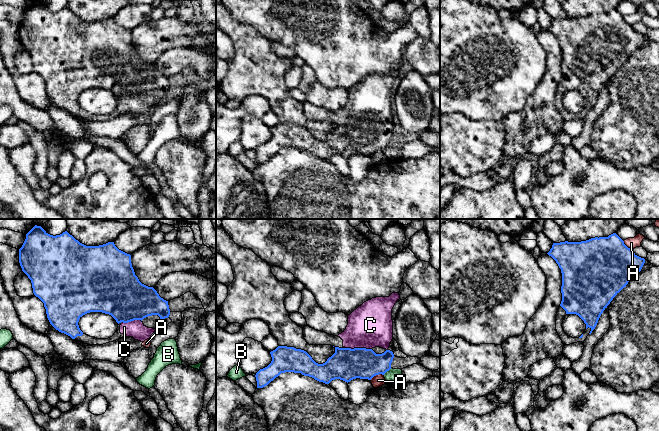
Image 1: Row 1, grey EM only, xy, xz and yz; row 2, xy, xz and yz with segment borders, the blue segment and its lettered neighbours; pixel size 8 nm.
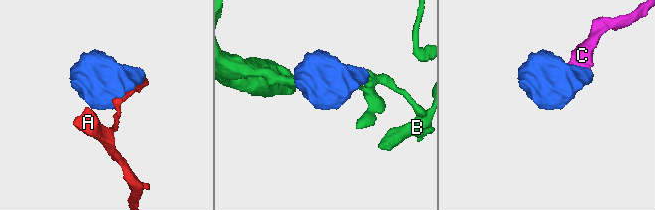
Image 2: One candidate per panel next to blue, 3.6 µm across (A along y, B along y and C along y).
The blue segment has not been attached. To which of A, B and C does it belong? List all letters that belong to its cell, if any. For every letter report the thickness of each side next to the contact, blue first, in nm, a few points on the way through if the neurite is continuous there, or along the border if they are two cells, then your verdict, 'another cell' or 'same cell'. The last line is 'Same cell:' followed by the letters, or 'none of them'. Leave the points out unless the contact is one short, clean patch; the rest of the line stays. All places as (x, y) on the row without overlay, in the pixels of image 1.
A: 260 nm thick on the blue side, 90 nm on the other; another cell
B: 240 nm thick on the blue side, 110 nm on the other; another cell
C: 260 nm thick on the blue side, 360 nm on the other; runs through xz (346, 140), (358, 124), (359, 113), (370, 101); same cell
Same cell: C

